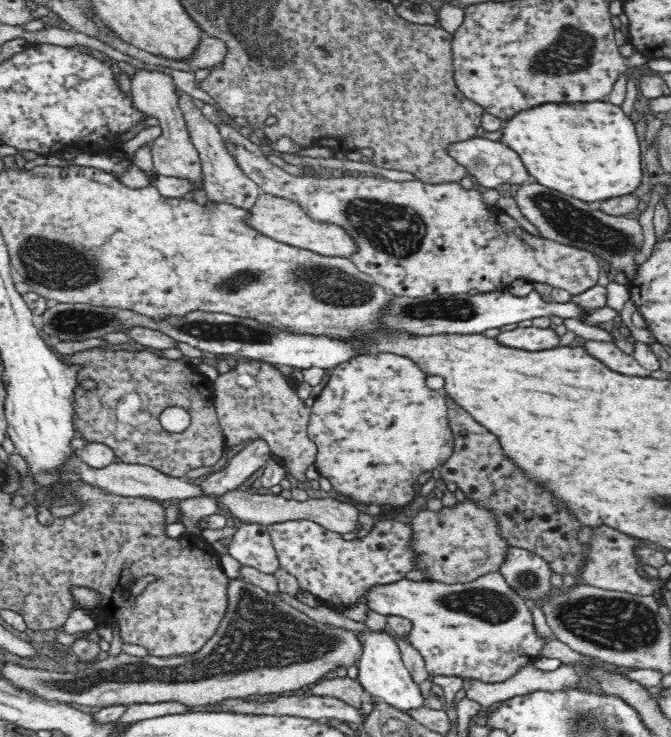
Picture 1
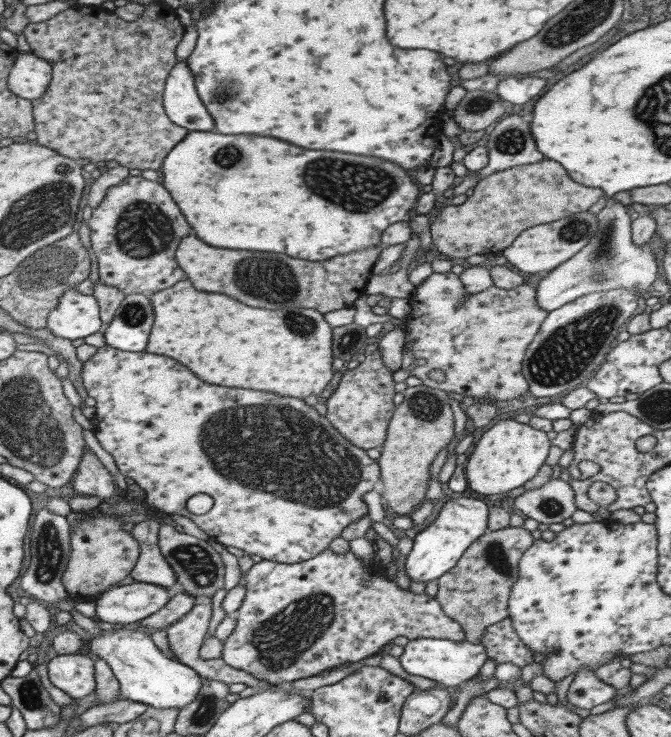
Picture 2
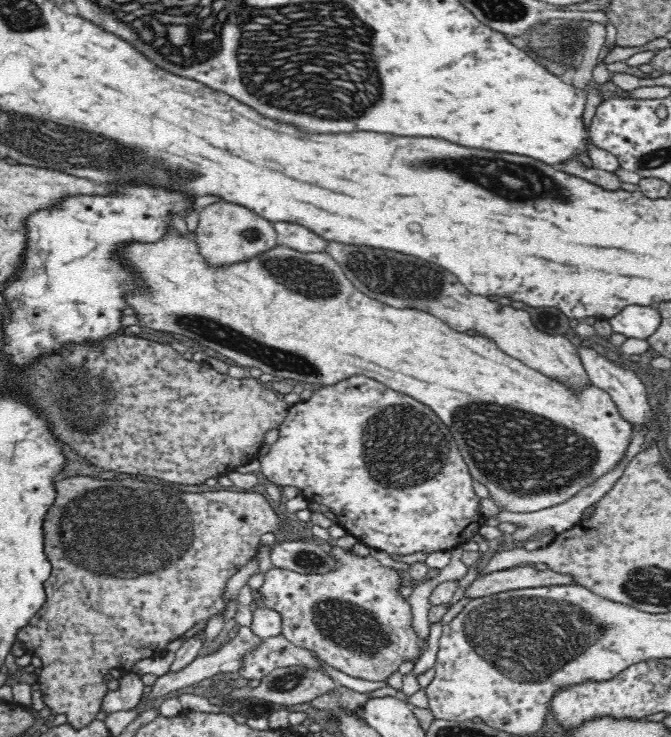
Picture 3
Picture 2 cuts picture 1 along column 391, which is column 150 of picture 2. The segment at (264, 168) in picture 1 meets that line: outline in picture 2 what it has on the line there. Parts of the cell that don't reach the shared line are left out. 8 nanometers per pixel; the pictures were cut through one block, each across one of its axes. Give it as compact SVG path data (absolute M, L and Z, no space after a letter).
M127 175L119 184L107 188L103 200L91 210L87 222L90 244L97 259L98 278L101 283L119 288L124 295L150 294L159 289L169 288L177 281L186 278L186 274L175 262L174 253L181 236L191 235L191 228L179 214L177 206L173 204L162 184L143 179L141 175Z

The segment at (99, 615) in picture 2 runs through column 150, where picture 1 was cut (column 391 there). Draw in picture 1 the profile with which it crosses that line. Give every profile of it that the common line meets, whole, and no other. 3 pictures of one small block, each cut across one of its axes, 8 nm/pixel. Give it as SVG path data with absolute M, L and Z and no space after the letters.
M499 570L486 572L472 582L456 584L404 578L392 584L372 588L372 592L368 592L365 597L368 599L367 606L374 612L384 616L395 614L411 620L412 628L407 637L420 652L420 656L424 657L425 667L432 676L457 676L463 679L478 679L488 684L502 682L541 657L544 645L555 638L553 633L541 636L536 631L532 613L524 599L508 586Z

